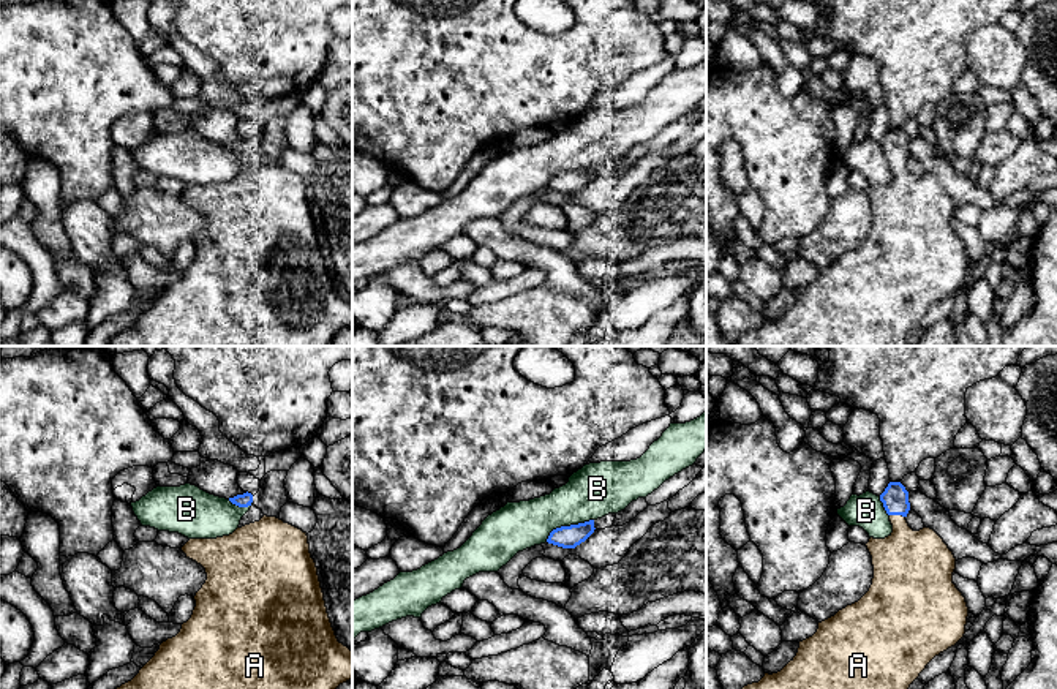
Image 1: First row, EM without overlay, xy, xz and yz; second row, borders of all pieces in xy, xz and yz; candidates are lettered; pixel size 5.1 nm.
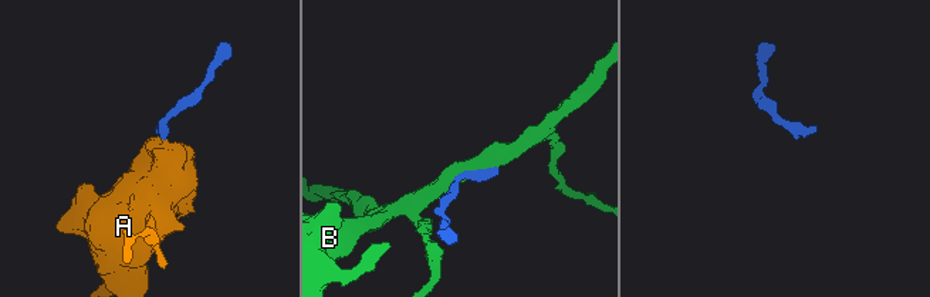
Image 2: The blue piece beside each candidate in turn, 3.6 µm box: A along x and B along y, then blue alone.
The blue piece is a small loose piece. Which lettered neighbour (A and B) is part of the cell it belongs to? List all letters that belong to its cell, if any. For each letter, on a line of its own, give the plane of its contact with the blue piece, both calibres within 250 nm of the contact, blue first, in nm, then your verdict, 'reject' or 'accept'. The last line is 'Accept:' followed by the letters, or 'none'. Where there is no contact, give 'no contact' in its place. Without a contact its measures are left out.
A: yz | 140/320 nm | accept
B: xz | 110/280 nm | reject
Accept: A

